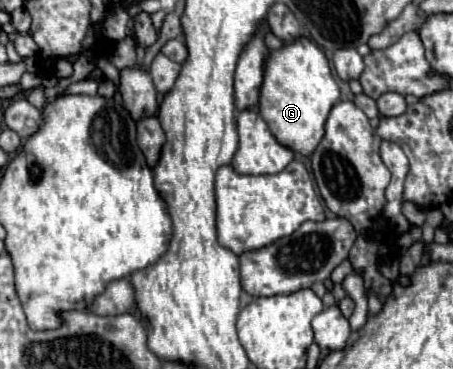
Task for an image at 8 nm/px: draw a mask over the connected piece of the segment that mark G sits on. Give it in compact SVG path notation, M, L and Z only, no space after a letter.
M309 37L297 39L297 43L283 45L281 51L271 51L265 63L265 81L261 85L261 97L259 97L259 111L265 123L269 125L273 137L293 153L311 157L317 145L321 143L325 135L325 121L331 111L331 107L339 103L339 87L331 75L331 67L327 63L325 53L319 49L317 43L313 43Z

